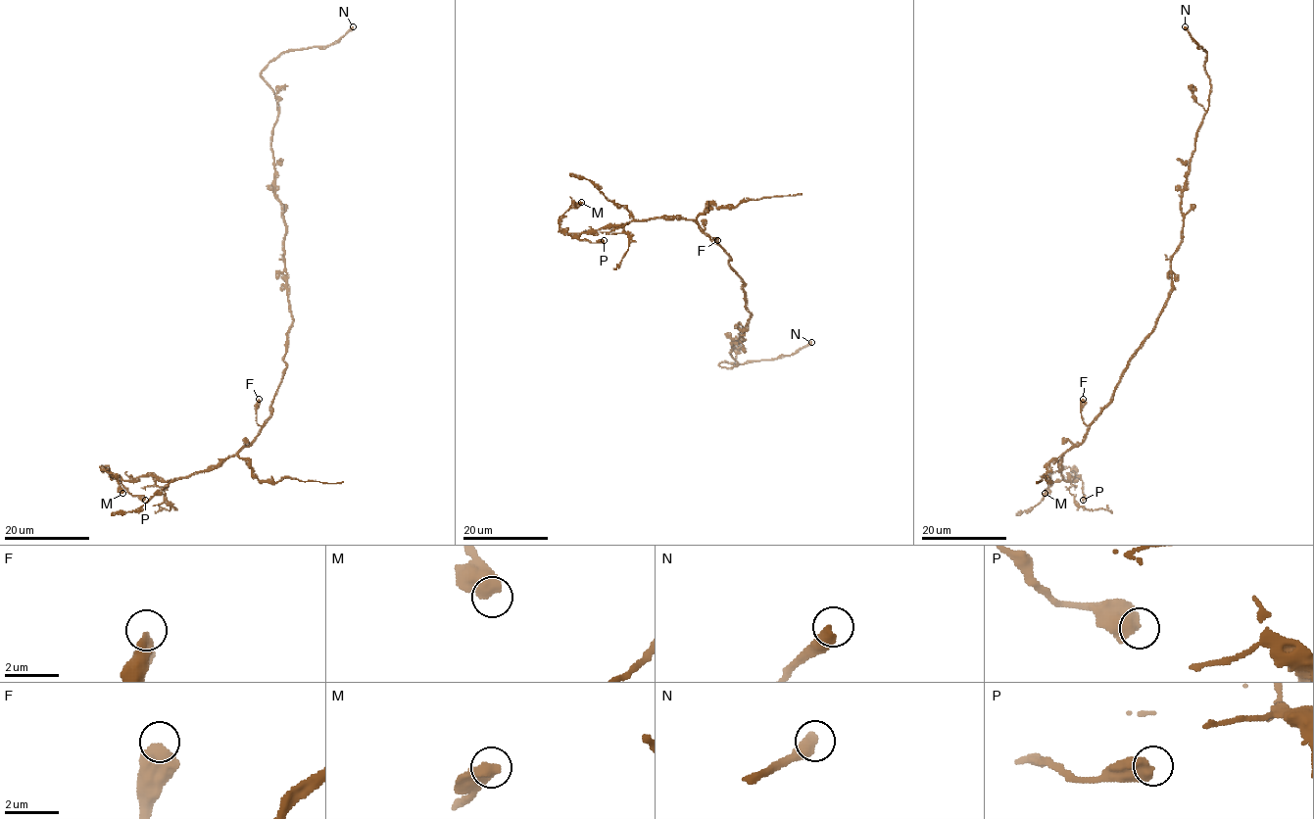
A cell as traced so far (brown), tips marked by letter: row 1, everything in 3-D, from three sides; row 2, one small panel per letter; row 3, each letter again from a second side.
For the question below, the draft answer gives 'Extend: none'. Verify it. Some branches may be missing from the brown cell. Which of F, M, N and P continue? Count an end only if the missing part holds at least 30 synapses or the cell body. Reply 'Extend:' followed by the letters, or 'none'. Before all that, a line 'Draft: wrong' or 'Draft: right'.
Draft: wrong
Extend: N

